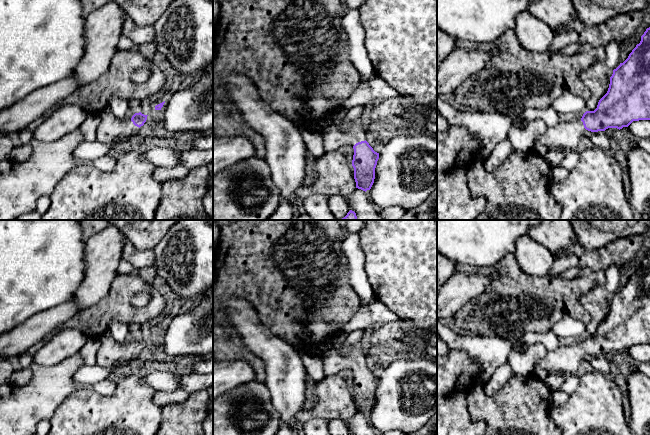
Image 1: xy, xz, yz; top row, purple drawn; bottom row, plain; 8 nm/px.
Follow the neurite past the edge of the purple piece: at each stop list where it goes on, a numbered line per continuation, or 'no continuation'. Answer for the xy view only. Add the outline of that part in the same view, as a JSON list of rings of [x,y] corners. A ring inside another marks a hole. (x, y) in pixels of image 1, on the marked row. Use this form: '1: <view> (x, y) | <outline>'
1: xy (115, 133) | [[[107,108],[100,115],[100,124],[96,131],[96,140],[106,144],[110,149],[129,149],[130,140],[137,135],[139,127],[131,120],[117,119]]]

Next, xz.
1: xz (334, 137) | [[[361,115],[358,116],[351,126],[343,131],[341,125],[343,118],[335,118],[334,121],[322,131],[323,147],[326,151],[335,151],[342,146],[354,146],[356,143],[365,141],[368,132],[362,124]]]

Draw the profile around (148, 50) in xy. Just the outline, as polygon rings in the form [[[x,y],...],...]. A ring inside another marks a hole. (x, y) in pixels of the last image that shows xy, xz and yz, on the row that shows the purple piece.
[[[150,42],[147,44],[143,44],[137,47],[137,50],[147,59],[152,61],[155,53],[157,52],[156,49],[156,42]]]

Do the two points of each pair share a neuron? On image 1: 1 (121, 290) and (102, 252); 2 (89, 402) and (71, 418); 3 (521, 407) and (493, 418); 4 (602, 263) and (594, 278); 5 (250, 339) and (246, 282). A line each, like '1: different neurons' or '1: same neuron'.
1: different neurons
2: same neuron
3: same neuron
4: different neurons
5: different neurons

